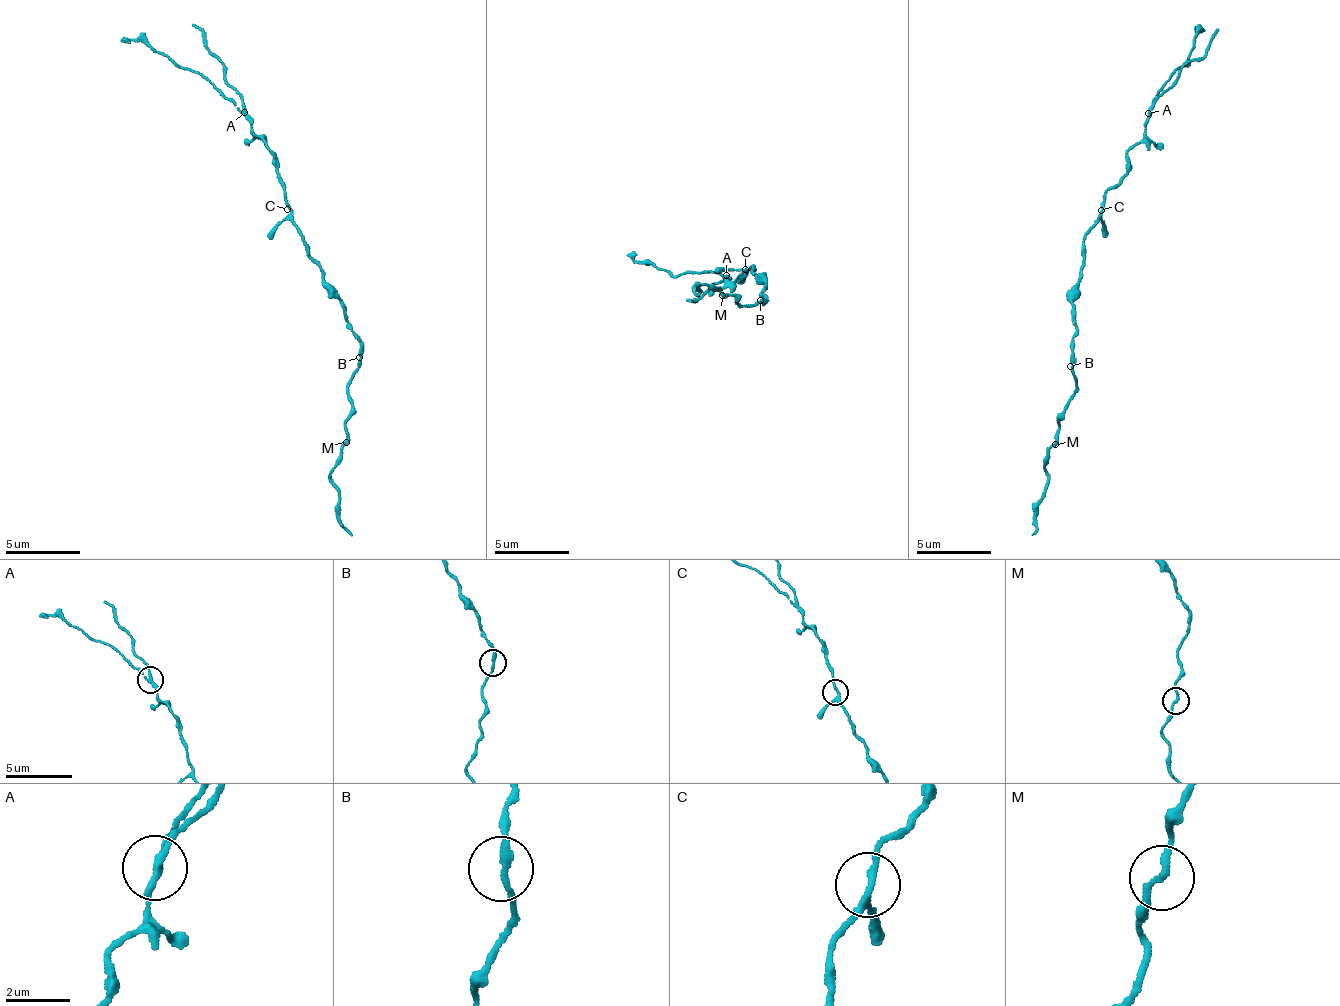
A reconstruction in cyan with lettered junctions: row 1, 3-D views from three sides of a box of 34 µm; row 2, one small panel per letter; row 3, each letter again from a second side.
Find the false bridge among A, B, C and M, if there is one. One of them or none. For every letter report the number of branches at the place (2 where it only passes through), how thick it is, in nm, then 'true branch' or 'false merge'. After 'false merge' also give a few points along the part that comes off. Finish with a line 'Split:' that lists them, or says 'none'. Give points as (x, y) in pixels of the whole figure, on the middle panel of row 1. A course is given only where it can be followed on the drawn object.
A: branches 3; calibre 180 nm; false merge; course (724, 275), (711, 290), (697, 298), (686, 299)
B: branches 2; calibre 200 nm; true branch
C: branches 3; calibre 180 nm; true branch
M: branches 2; calibre 190 nm; true branch
Split: A

